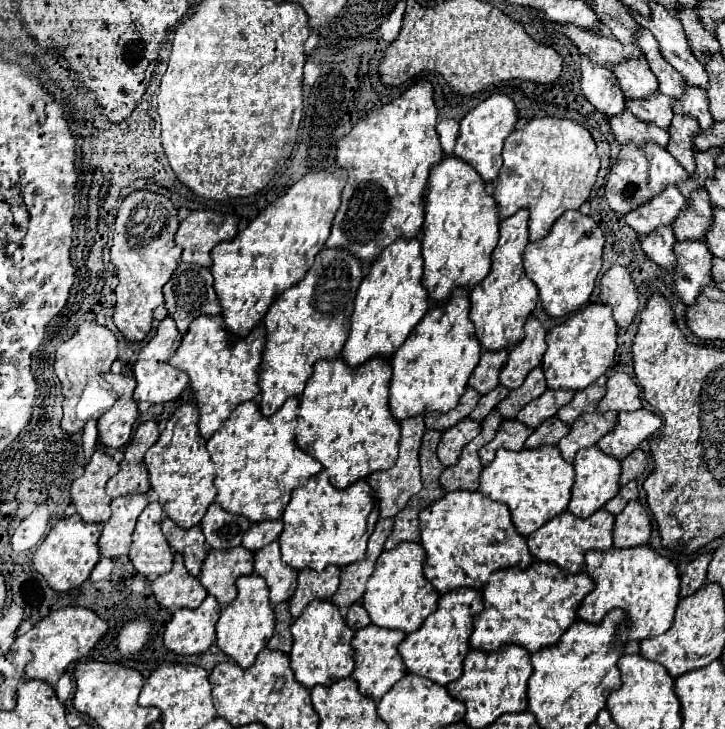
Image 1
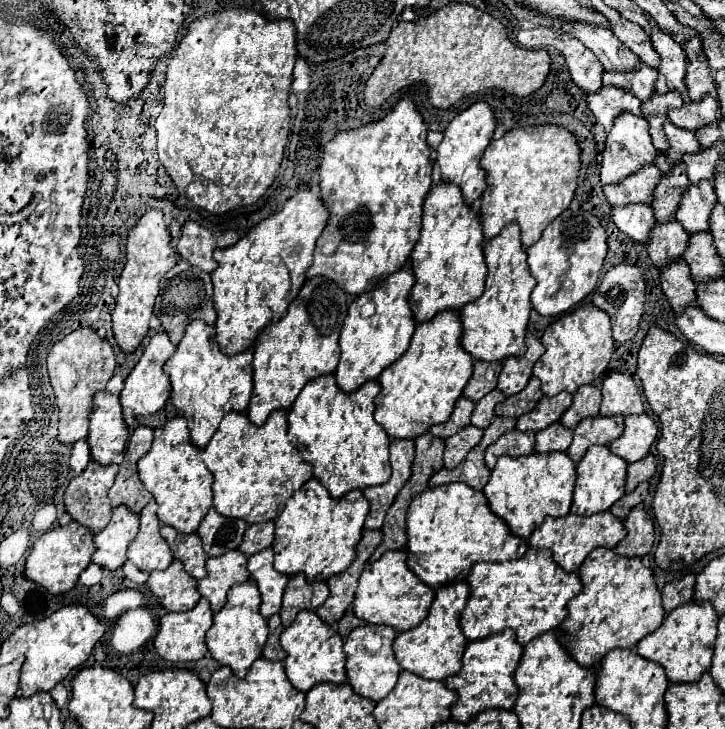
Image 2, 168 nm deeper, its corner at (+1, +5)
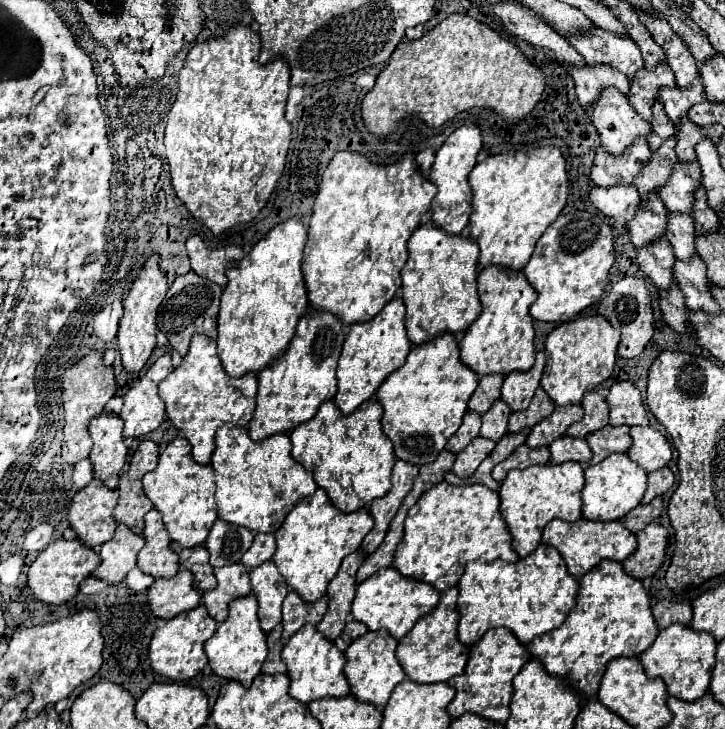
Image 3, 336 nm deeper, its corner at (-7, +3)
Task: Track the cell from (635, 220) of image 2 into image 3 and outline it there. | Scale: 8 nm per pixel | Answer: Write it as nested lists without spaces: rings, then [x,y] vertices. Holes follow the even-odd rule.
[[[590,184],[590,202],[606,216],[620,218],[628,222],[632,214],[636,214],[636,206],[640,206],[640,194],[630,184],[616,184],[616,186],[596,186]]]

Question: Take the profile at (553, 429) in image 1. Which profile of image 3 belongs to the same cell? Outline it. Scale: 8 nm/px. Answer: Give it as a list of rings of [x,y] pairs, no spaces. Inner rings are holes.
[[[558,438],[556,442],[552,442],[550,446],[550,454],[552,460],[550,464],[564,464],[564,462],[582,462],[586,464],[592,458],[592,450],[586,444],[586,440],[578,440],[578,438]]]

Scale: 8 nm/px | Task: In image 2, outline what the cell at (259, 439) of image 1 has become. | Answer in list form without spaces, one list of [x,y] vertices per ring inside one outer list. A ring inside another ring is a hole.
[[[284,408],[272,412],[272,416],[268,416],[266,424],[262,424],[262,426],[252,424],[244,412],[228,412],[228,416],[224,416],[216,434],[208,442],[208,446],[204,448],[204,454],[206,454],[206,458],[204,458],[206,466],[214,474],[214,484],[212,484],[214,508],[222,516],[242,518],[248,524],[274,520],[280,514],[280,510],[284,508],[284,504],[288,502],[288,498],[304,482],[308,482],[312,478],[312,464],[302,460],[300,452],[296,452],[296,448],[288,440],[288,420],[286,420]]]

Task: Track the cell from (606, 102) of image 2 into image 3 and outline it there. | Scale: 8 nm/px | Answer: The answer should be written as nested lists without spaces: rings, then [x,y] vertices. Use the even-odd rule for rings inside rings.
[[[602,64],[602,66],[570,66],[568,74],[574,78],[574,88],[578,102],[582,106],[590,106],[600,96],[604,86],[612,86],[622,94],[628,94],[628,78],[618,70]]]

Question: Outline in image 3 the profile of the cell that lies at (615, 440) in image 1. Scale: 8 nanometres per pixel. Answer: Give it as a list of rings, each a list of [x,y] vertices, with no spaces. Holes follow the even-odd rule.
[[[634,426],[630,428],[632,436],[632,448],[628,450],[628,456],[632,462],[640,464],[646,472],[654,472],[664,468],[672,460],[672,448],[670,442],[650,426]]]

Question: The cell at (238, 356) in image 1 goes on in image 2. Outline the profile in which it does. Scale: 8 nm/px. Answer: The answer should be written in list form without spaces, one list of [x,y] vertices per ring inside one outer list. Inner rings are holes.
[[[192,320],[176,346],[174,356],[164,364],[164,372],[168,372],[172,382],[172,402],[188,418],[190,440],[200,448],[208,444],[224,414],[236,410],[244,412],[248,408],[252,394],[252,350],[226,356],[218,348],[214,336],[214,326],[202,320]]]

